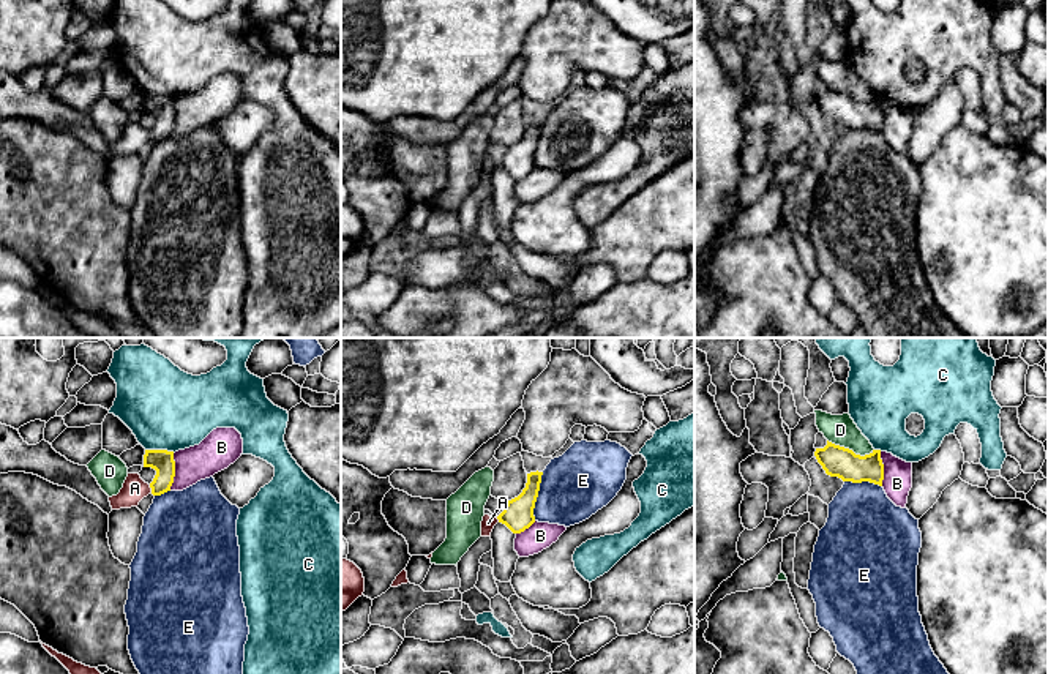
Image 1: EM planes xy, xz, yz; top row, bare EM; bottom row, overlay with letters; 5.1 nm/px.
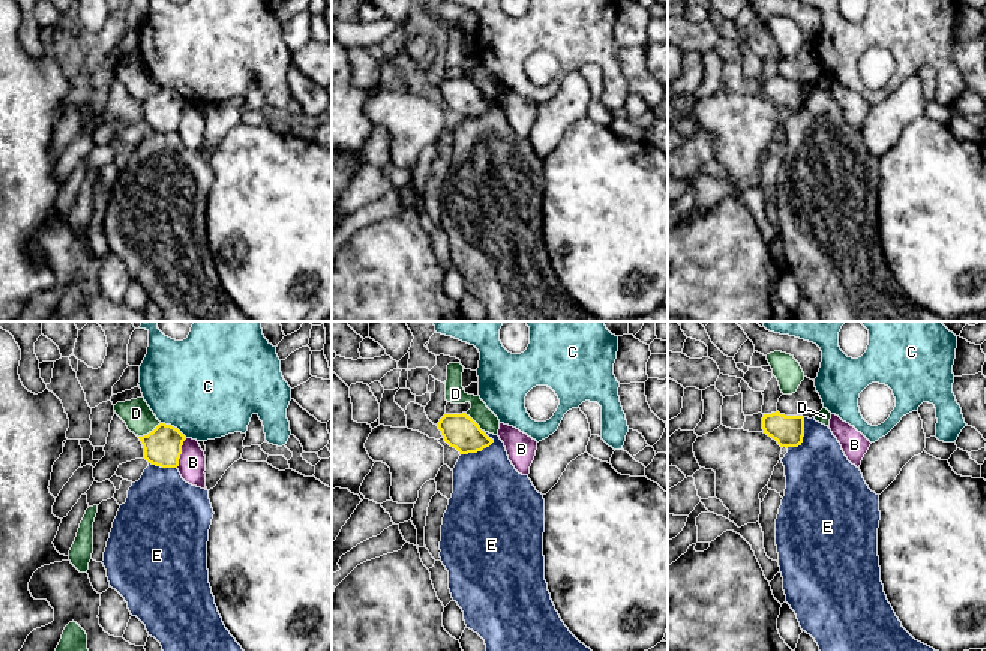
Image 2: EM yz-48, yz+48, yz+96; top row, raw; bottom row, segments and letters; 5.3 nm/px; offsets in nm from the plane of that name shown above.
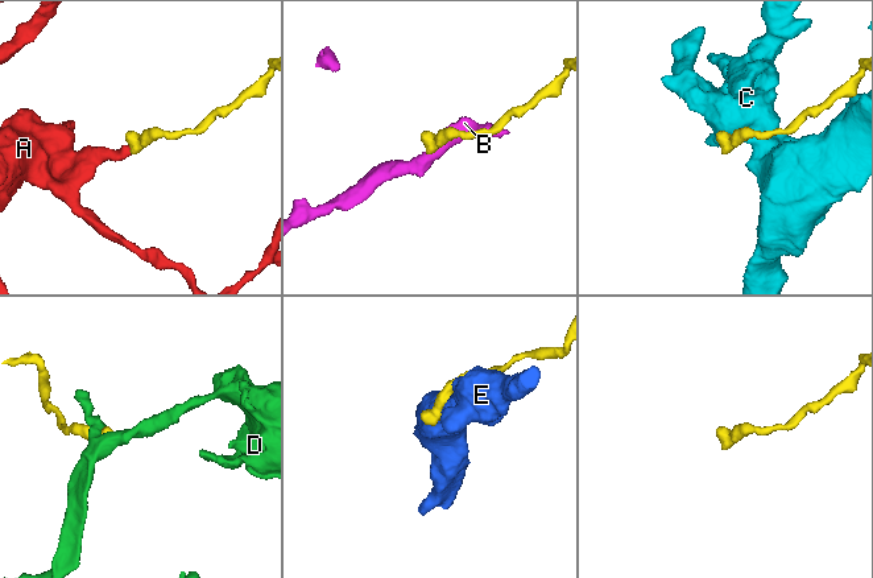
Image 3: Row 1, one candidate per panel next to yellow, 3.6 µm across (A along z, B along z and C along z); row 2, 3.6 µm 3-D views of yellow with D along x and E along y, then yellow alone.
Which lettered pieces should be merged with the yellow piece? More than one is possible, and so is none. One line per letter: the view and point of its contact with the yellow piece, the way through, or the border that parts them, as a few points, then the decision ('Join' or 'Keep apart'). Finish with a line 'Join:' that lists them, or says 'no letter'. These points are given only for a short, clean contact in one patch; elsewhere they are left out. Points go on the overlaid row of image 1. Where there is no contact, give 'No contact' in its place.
A: Touches yellow at xy (152, 490). Path across: xy (161, 461), (161, 480), (152, 490), (134, 488). Join
B: Touches yellow at xy (174, 472). Boundary: xy (174, 453), (174, 482), (169, 490). Keep apart
C: Touches yellow at xy (160, 450). Keep apart
D: Touches yellow at yz (851, 450). Boundary: yz (827, 439), (860, 455), (873, 452). Keep apart
E: Touches yellow at xz (537, 496). Keep apart
Join: A

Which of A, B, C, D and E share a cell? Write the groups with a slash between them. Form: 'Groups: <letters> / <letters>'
Groups: A / B / C / D / E

